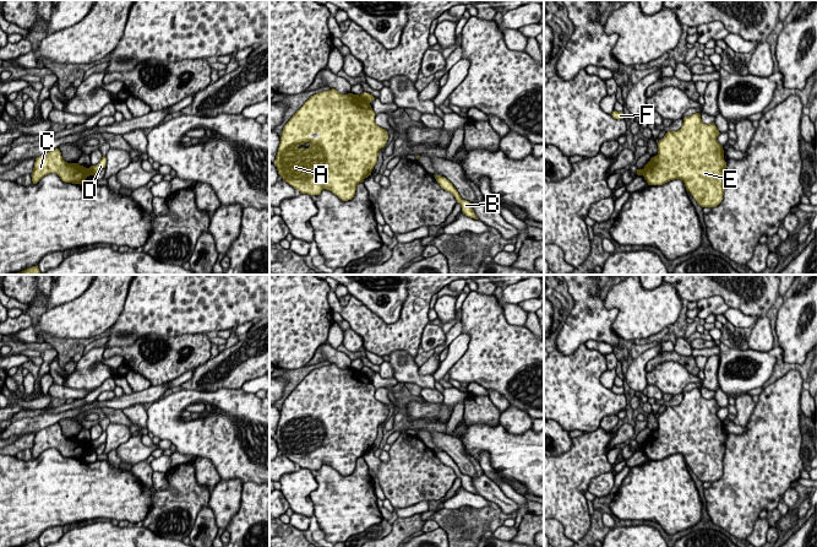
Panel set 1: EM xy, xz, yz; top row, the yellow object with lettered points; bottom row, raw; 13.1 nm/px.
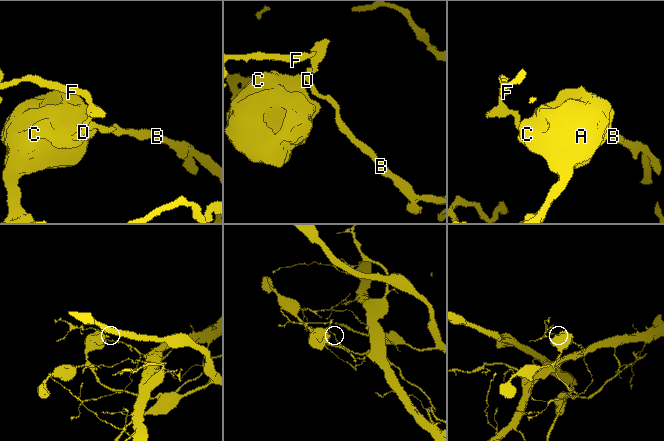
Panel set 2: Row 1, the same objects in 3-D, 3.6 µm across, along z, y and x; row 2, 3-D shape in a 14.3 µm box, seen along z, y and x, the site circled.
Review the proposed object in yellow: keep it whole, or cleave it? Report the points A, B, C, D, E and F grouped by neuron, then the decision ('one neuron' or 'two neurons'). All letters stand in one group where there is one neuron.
A C E / B D F; two neurons

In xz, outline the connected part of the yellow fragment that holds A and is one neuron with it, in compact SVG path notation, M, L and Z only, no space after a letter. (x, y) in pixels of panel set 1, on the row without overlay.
M332 363L311 370L283 402L274 435L278 449L300 469L320 470L326 464L343 476L352 475L358 459L371 450L378 426L388 415L387 406L375 397L375 390L370 378L363 375L359 369L342 369Z

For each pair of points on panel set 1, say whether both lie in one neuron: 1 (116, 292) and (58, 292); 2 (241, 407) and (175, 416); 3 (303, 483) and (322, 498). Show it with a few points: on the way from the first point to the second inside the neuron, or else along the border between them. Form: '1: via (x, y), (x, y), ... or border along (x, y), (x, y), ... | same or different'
1: via (102, 292), (72, 292) | same
2: via (225, 415), (191, 415) | same
3: border along (310, 471), (316, 482), (310, 493), (314, 514) | different

